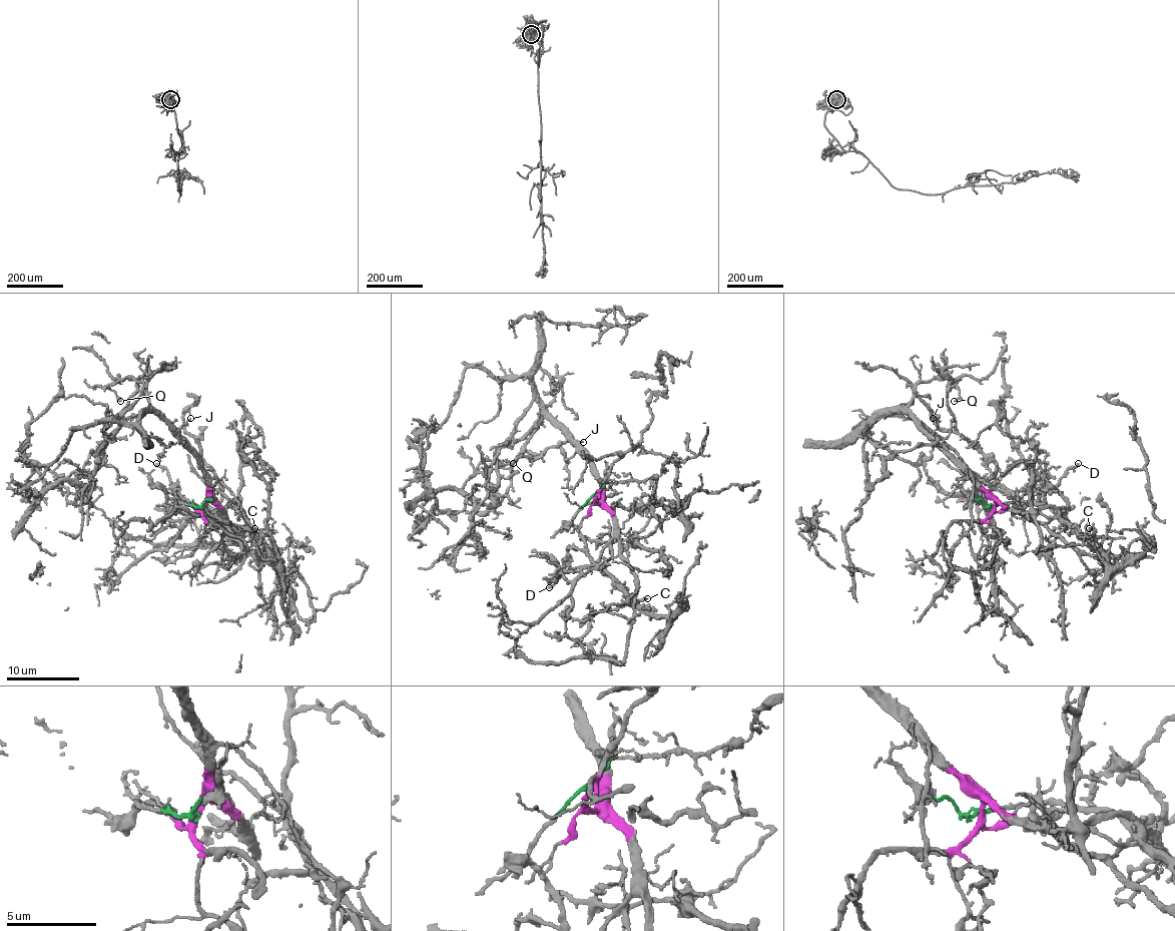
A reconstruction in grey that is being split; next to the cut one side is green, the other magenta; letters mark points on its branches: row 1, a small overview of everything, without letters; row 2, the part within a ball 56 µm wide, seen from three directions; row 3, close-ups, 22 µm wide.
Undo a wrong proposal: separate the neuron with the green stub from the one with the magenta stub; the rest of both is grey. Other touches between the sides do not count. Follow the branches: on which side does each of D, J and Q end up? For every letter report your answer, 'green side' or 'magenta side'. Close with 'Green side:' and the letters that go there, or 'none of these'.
D: green side
J: magenta side
Q: magenta side
Green side: D

